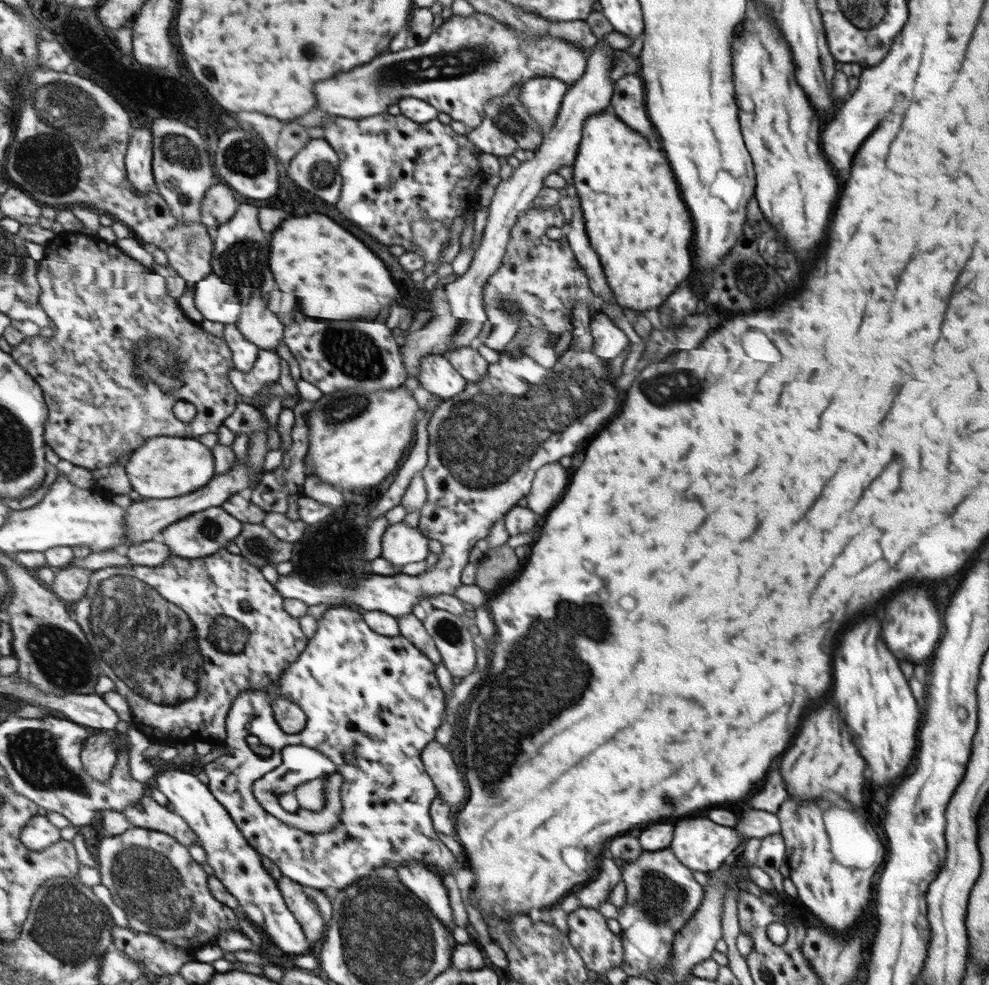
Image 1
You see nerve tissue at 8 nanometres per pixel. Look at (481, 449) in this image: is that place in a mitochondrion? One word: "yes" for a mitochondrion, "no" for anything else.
yes

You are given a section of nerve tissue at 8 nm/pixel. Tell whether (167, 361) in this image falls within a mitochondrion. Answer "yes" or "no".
yes

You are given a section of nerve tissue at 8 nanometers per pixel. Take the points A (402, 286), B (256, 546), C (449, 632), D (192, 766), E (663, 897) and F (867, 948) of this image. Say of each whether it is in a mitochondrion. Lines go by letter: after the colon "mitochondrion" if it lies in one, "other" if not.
A: other
B: mitochondrion
C: mitochondrion
D: other
E: mitochondrion
F: other

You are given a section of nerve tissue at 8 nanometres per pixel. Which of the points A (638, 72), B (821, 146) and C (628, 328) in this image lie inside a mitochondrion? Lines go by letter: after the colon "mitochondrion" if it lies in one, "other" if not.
A: other
B: other
C: other

